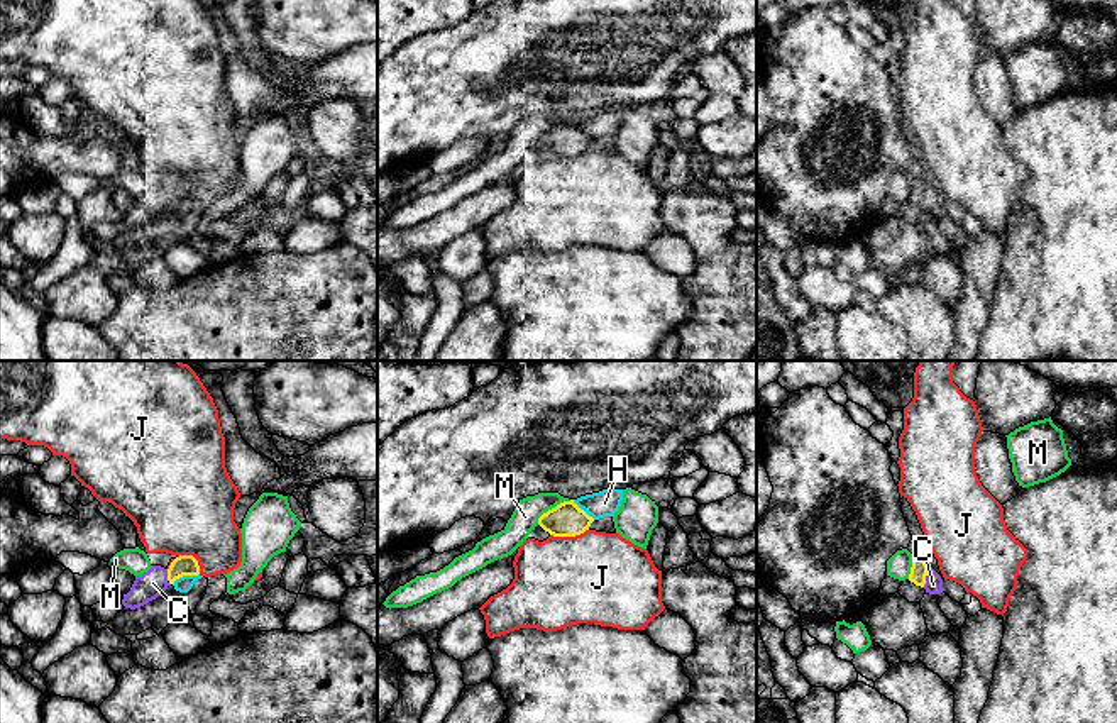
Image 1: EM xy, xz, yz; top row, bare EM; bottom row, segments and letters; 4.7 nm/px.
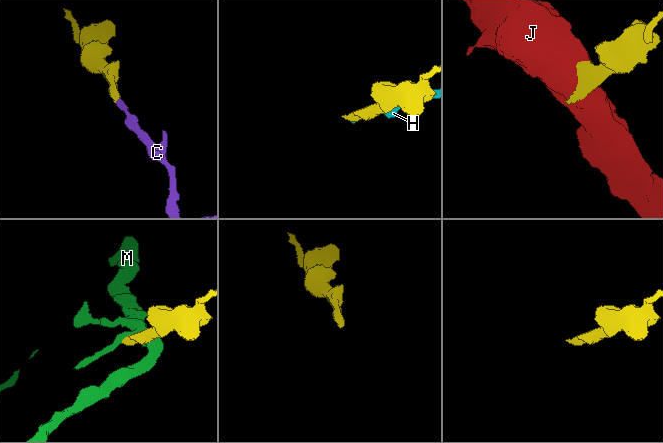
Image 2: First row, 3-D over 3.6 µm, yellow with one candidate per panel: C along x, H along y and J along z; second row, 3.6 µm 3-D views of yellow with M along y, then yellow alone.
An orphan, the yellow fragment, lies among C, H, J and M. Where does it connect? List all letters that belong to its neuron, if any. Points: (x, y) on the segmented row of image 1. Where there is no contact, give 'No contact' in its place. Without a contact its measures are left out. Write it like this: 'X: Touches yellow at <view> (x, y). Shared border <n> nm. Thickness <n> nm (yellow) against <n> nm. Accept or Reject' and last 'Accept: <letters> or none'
C: Touches yellow at yz (926, 574). Shared border 110 nm. Thickness 80 nm (yellow) against 80 nm. Accept
H: Touches yellow at xy (185, 574). Shared border 140 nm. Thickness 100 nm (yellow) against 80 nm. Reject
J: Touches yellow at xz (569, 535). Shared border 190 nm. Thickness 160 nm (yellow) against 440 nm. Reject
M: Touches yellow at xz (552, 508). Shared border 200 nm. Thickness 160 nm (yellow) against 130 nm. Reject
Accept: C

